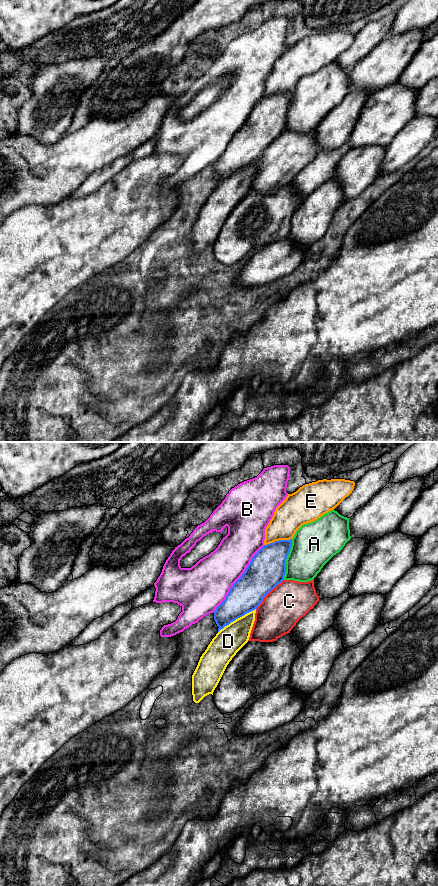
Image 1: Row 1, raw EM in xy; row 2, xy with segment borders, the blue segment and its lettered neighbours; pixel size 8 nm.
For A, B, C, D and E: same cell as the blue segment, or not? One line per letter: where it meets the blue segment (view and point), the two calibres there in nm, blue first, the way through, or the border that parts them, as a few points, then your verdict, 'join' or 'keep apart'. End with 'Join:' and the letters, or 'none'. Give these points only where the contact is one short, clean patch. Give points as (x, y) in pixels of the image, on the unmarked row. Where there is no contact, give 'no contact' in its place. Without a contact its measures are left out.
A: xy (286, 110) | 300/360 nm | keep apart
B: xy (238, 131) | 300/360 nm | keep apart
C: xy (267, 145) | 300/320 nm | keep apart
D: xy (236, 170) | 280/220 nm | keep apart
E: xy (277, 93) | 300/240 nm | keep apart
Join: none

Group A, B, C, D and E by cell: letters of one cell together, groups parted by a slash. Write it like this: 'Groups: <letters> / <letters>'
Groups: A / B / C / D / E

